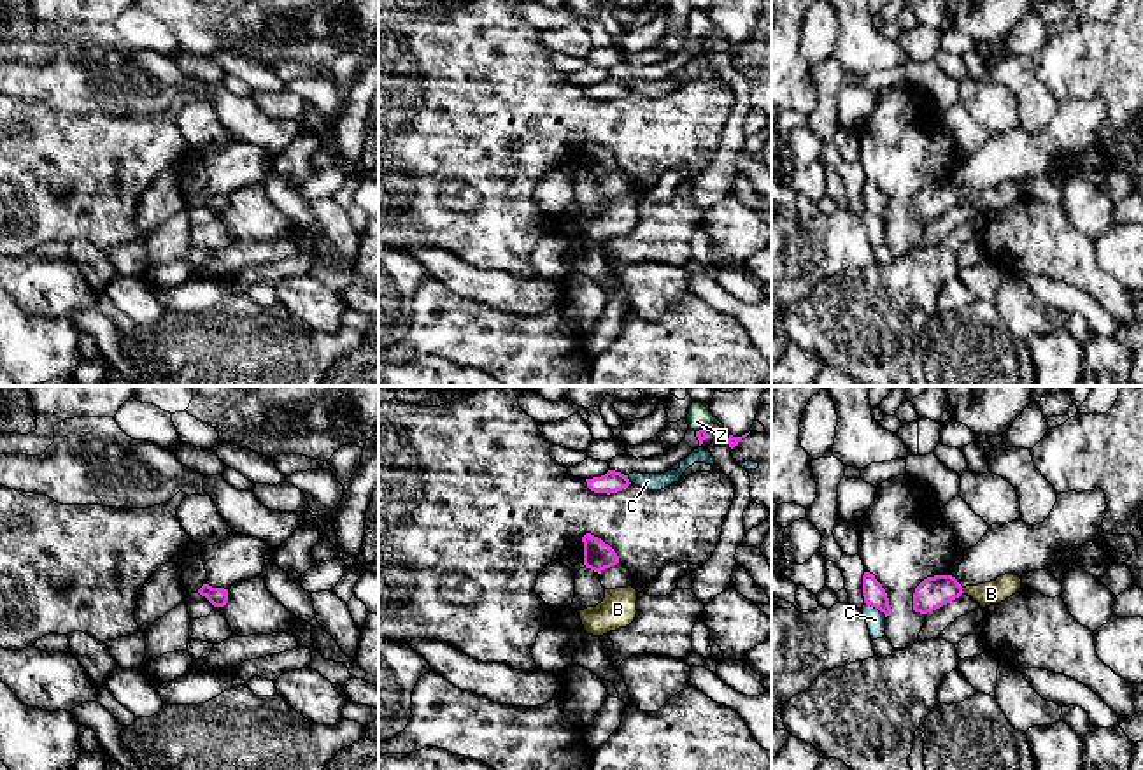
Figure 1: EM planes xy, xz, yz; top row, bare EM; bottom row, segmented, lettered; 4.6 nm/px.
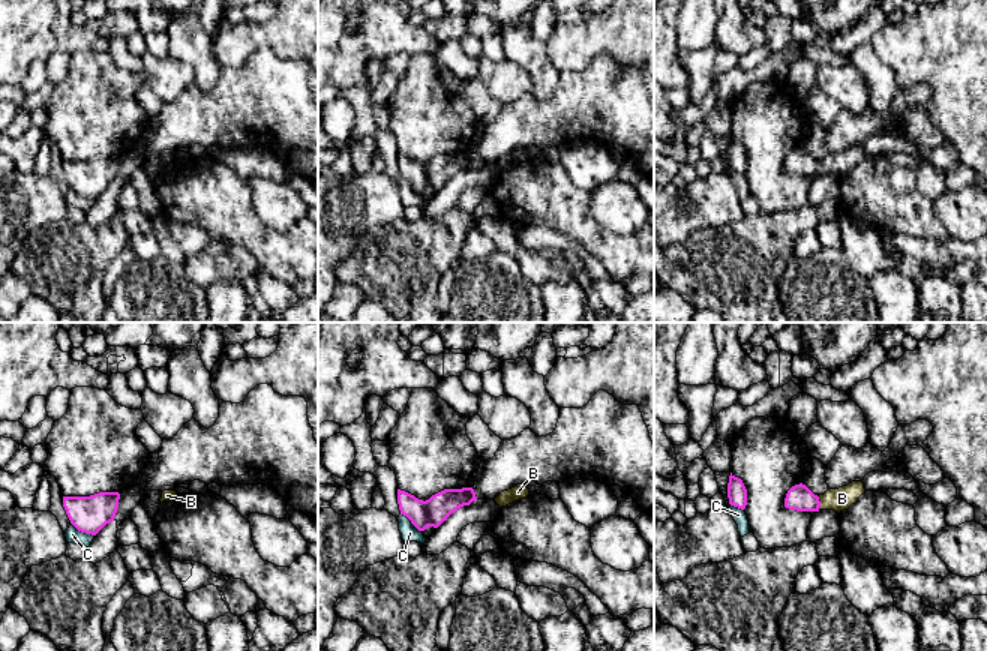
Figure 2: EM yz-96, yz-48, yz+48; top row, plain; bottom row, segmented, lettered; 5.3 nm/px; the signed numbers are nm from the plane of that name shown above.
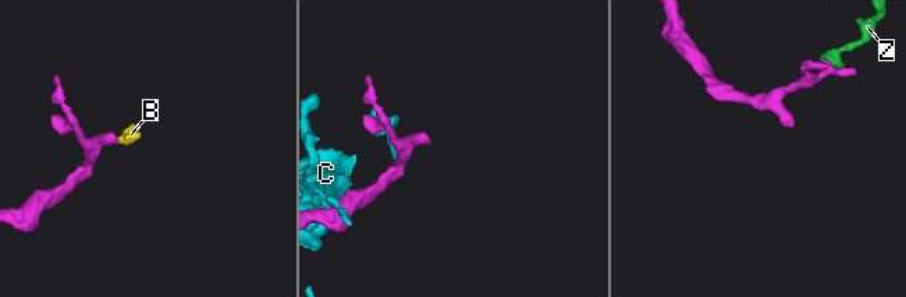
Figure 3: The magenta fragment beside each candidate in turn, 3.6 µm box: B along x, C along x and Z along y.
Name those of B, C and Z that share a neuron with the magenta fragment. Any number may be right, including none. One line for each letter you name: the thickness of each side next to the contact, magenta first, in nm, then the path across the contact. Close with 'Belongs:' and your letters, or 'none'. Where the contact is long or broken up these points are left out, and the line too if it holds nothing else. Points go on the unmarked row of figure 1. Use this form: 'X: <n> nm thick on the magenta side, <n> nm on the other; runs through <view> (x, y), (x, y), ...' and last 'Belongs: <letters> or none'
B: 150 nm thick on the magenta side, 110 nm on the other; runs through yz (931, 200), (961, 199), (991, 200)
Belongs: B

